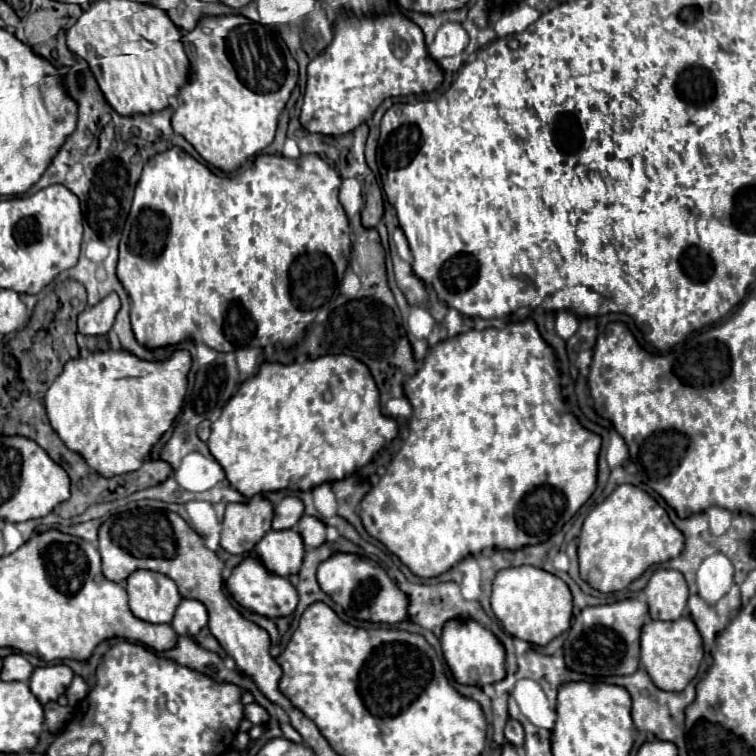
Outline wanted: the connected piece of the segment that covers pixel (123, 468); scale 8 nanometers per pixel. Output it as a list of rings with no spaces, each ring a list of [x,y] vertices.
[[[123,348],[73,358],[45,394],[49,422],[67,448],[79,452],[101,476],[133,472],[179,414],[189,368],[191,354],[187,350],[175,350],[161,362],[141,360]]]

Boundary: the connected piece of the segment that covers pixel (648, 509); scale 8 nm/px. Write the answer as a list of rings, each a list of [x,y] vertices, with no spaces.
[[[621,484],[583,522],[577,548],[581,578],[599,592],[617,592],[627,588],[653,564],[677,558],[683,548],[685,536],[669,520],[665,508],[645,490]]]

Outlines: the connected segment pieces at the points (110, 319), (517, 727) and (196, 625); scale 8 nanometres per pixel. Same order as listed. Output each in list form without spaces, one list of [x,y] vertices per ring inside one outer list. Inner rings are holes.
[[[111,292],[99,304],[87,306],[79,314],[79,322],[77,322],[79,332],[87,336],[105,336],[111,330],[117,312],[119,312],[119,296]]]
[[[511,718],[511,720],[507,722],[507,726],[505,726],[505,738],[507,738],[507,742],[515,744],[517,748],[521,748],[521,746],[523,746],[523,738],[525,738],[523,726],[521,726],[517,720]]]
[[[183,598],[177,606],[177,612],[173,616],[173,630],[183,636],[195,638],[197,632],[207,624],[207,608],[199,600]]]

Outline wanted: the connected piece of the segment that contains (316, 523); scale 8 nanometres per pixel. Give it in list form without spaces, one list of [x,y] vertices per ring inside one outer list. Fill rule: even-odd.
[[[305,514],[297,522],[297,532],[303,536],[303,542],[305,542],[307,550],[317,548],[317,546],[321,546],[325,542],[325,524],[315,516]]]

